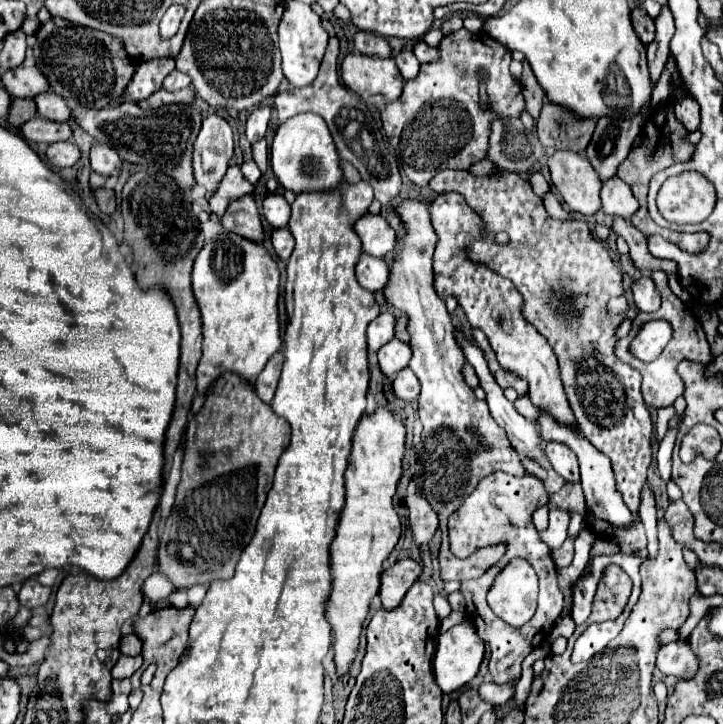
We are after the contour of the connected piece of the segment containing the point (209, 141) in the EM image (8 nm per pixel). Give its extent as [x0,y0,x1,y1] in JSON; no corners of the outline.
[193,113,233,193]

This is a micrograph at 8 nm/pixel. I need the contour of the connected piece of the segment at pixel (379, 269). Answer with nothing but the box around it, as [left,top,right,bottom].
[355,253,389,293]

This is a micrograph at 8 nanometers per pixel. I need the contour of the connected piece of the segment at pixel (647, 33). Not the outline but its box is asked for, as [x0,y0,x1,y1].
[631,7,655,45]

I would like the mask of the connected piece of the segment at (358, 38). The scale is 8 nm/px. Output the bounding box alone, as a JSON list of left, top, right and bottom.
[353,31,391,57]

